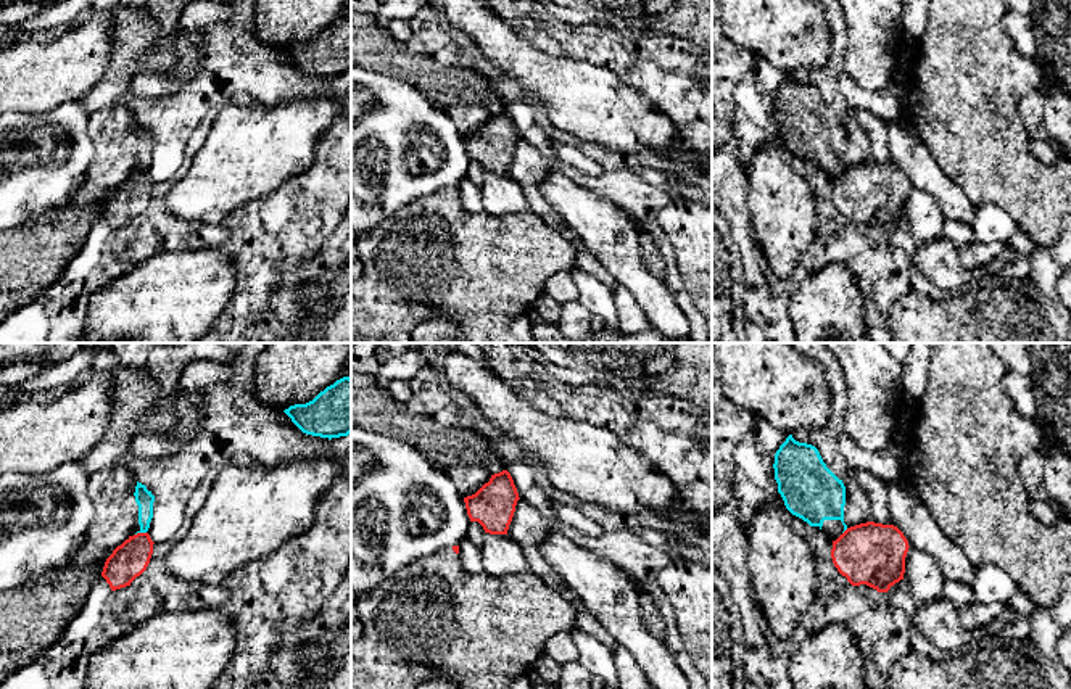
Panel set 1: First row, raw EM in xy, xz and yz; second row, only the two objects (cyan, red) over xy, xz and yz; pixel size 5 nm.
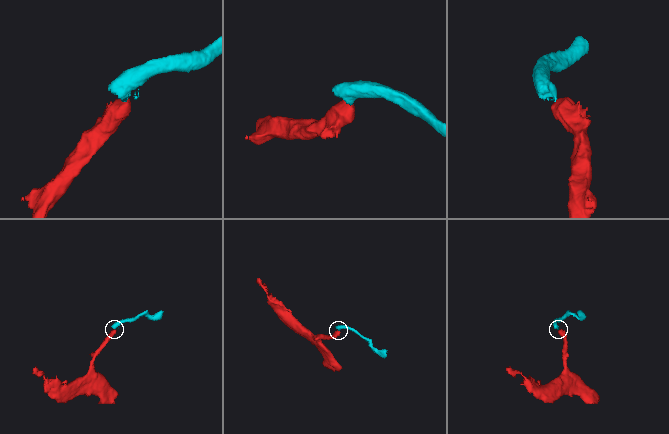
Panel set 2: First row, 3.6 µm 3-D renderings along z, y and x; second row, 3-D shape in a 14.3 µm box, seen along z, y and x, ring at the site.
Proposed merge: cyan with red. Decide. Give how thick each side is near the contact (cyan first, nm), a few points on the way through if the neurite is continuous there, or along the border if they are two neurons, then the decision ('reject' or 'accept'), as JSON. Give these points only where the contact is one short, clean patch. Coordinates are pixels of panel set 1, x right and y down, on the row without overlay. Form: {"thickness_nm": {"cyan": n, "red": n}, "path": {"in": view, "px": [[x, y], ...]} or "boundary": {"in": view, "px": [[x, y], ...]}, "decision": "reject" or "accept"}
{"thickness_nm": {"cyan": 90, "red": 180}, "boundary": {"in": "xy", "px": [[145, 171], [136, 174]]}, "decision": "reject"}

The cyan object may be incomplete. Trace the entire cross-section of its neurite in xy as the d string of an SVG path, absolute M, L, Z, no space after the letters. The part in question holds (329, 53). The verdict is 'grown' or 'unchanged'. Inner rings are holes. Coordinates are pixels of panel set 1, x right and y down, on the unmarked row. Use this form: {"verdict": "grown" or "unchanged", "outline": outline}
{"verdict": "unchanged", "outline": "M343 16L306 43L283 50L306 74L340 77L351 72L351 18Z"}

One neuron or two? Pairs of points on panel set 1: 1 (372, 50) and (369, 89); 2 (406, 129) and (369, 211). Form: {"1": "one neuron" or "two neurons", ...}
{"1": "two neurons", "2": "one neuron"}

